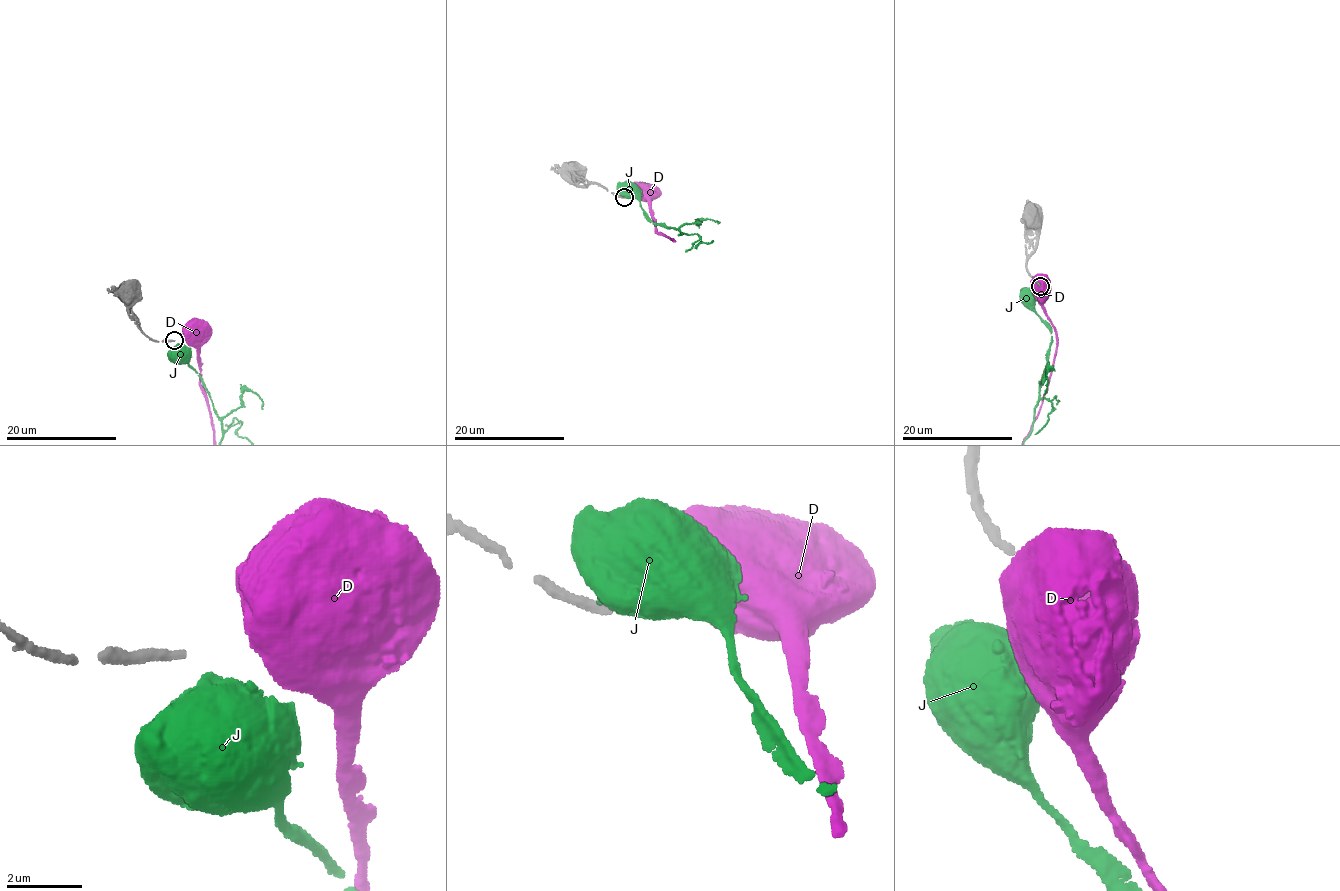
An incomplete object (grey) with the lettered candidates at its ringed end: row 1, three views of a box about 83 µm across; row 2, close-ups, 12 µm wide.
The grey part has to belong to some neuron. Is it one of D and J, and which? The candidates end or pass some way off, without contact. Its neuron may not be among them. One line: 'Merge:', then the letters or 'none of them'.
Merge: none of them

